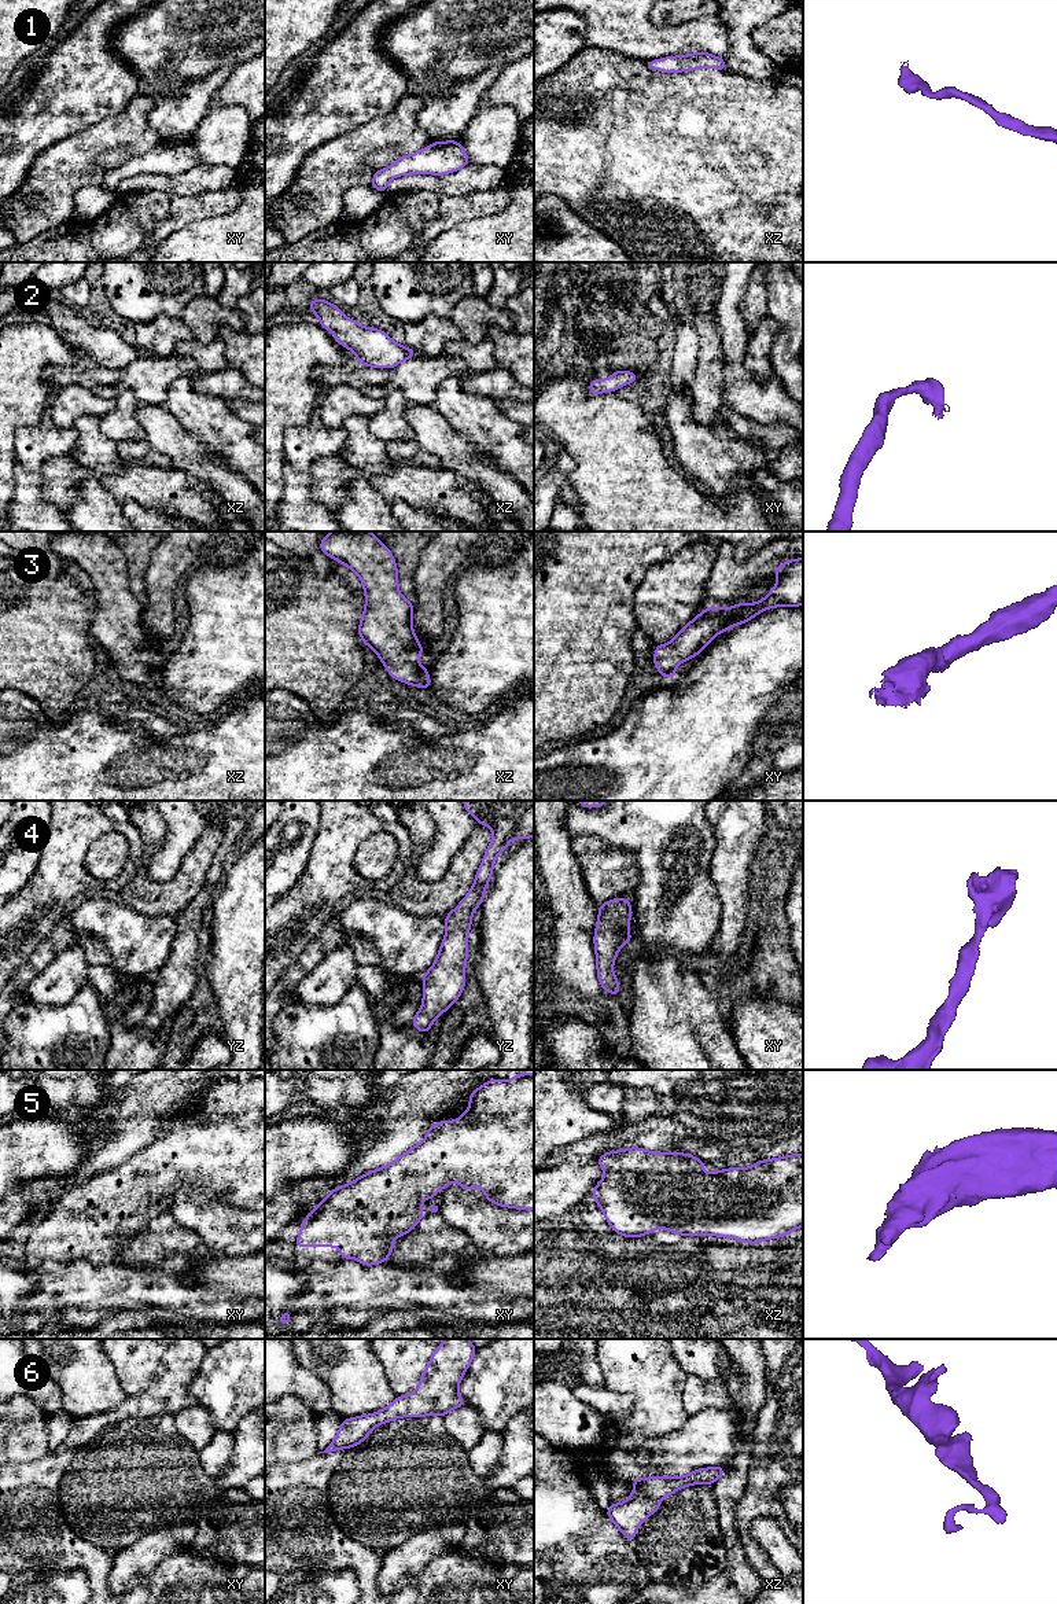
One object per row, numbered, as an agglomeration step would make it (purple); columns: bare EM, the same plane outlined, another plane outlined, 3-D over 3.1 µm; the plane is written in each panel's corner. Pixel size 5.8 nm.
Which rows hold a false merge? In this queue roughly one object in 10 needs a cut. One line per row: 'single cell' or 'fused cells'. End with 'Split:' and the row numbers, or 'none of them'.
1: single cell
2: single cell
3: single cell
4: single cell
5: single cell
6: single cell
Split: none of them

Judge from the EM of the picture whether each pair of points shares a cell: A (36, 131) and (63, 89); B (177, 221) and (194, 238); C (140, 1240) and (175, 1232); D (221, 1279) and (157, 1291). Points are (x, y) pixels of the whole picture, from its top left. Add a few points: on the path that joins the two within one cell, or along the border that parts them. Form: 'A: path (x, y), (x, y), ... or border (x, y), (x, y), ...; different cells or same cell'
A: path (37, 121), (59, 99); same cell
B: border (212, 216), (190, 221), (173, 231), (157, 246); different cells
C: path (148, 1240), (158, 1240), (166, 1236); same cell
D: border (181, 1275), (191, 1284), (213, 1286), (223, 1291); different cells

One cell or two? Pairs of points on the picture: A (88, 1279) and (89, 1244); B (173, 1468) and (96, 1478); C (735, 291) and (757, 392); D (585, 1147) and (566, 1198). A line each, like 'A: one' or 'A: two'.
A: two
B: one
C: one
D: two

